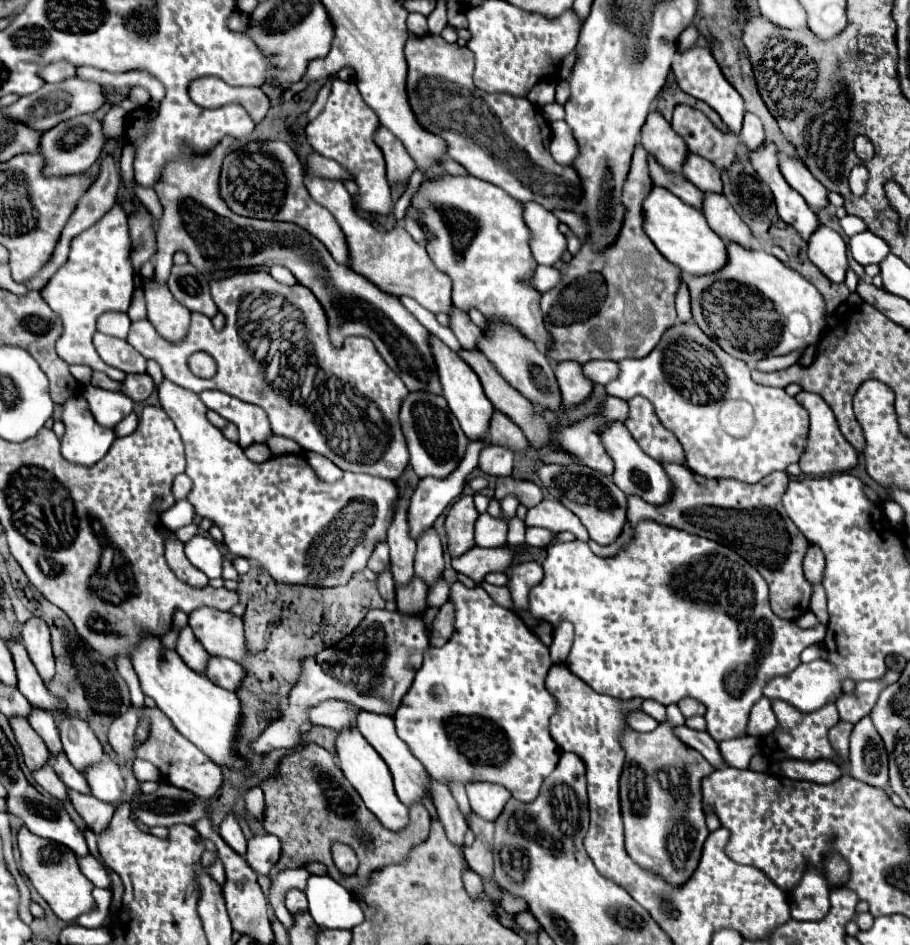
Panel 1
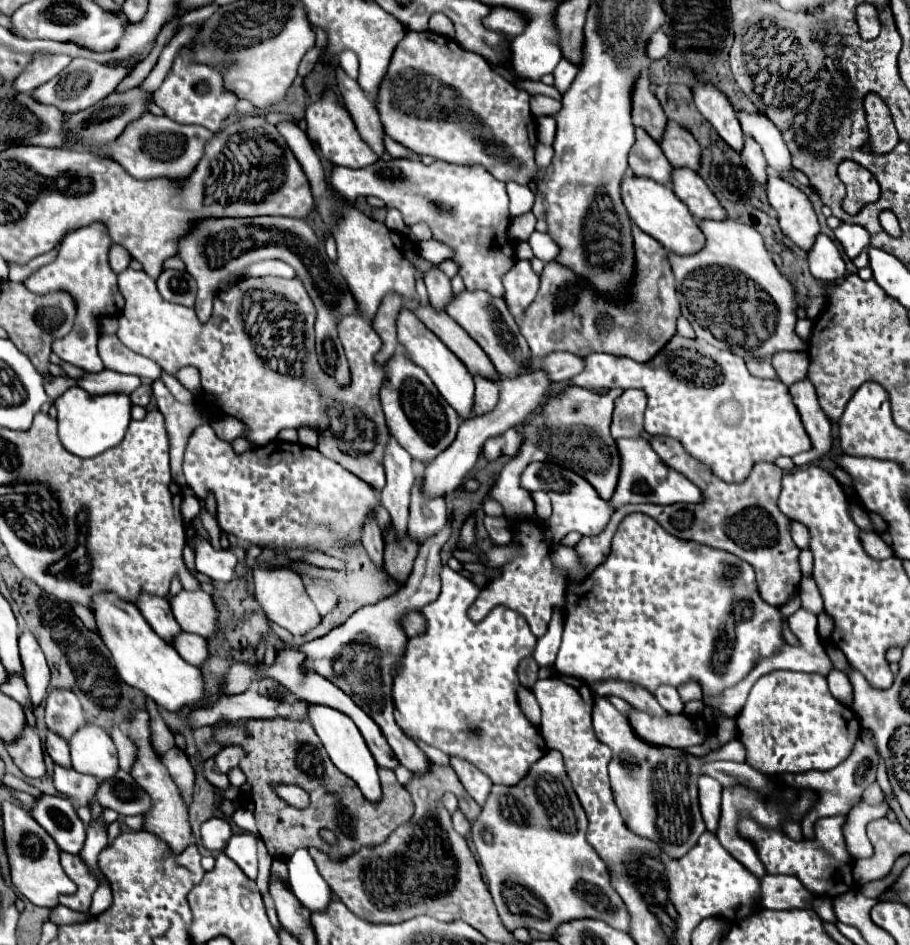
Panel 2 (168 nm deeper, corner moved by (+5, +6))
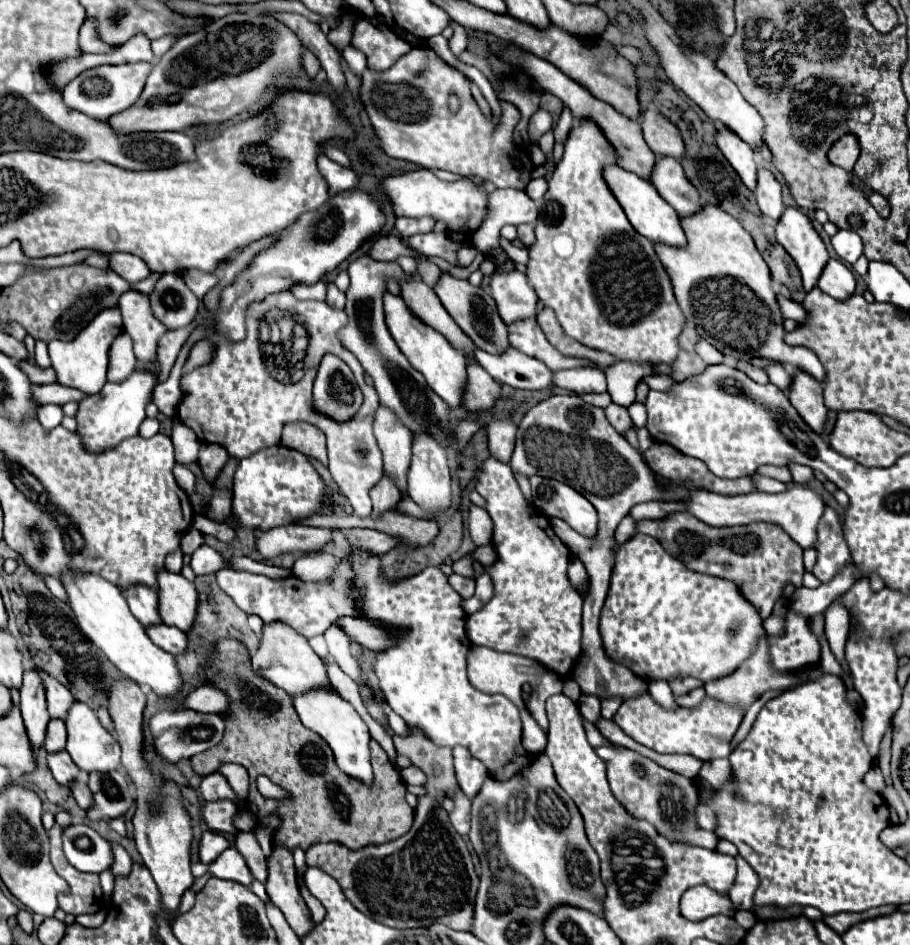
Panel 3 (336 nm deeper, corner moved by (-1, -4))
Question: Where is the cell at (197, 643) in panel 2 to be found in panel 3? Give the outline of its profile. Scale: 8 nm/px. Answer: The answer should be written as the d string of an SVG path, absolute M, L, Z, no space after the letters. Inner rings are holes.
M160 625L160 629L148 629L148 635L156 645L172 655L182 655L188 649L188 637L180 629L172 629L168 625Z

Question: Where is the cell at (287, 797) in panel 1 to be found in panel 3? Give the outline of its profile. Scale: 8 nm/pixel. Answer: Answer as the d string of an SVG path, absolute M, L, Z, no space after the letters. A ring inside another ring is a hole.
M232 639L220 641L220 649L216 649L216 657L212 659L212 665L208 665L208 681L220 685L232 697L232 709L226 713L226 717L232 717L232 721L228 721L226 733L224 733L224 739L220 741L220 745L194 755L192 767L202 777L208 773L214 773L214 769L218 769L224 763L238 763L238 765L246 767L246 771L250 775L250 795L248 795L246 807L250 807L250 805L254 807L256 827L262 827L264 817L268 817L268 815L276 813L280 817L280 827L272 831L274 845L282 843L288 851L294 851L296 847L306 851L316 843L334 841L334 843L340 843L352 851L358 851L366 845L380 845L380 843L394 841L400 835L410 831L410 827L414 823L414 811L404 799L404 795L406 795L404 781L402 781L400 773L390 765L384 749L374 739L370 741L374 783L364 785L362 781L348 777L346 773L342 773L336 767L334 755L328 749L326 741L320 735L306 729L302 725L302 721L296 717L296 711L294 711L294 705L292 705L292 699L288 697L288 693L284 693L284 689L280 689L276 685L268 685L268 681L264 681L262 677L256 677L252 673L250 655L240 641L232 641ZM258 775L266 775L270 781L274 781L282 789L290 791L294 799L290 799L290 801L264 799L256 789Z

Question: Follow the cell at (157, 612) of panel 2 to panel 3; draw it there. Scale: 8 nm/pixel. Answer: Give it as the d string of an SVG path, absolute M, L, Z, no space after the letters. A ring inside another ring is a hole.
M136 587L136 589L124 589L122 591L128 597L128 605L134 613L134 617L144 625L144 627L154 627L162 625L162 617L158 611L158 593L152 593L152 589Z

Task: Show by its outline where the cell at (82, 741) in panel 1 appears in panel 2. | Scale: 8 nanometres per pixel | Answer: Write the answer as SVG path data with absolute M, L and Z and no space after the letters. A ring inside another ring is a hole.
M52 689L48 693L46 725L54 733L62 735L64 739L70 739L84 723L86 723L86 717L82 713L78 697L70 689Z

